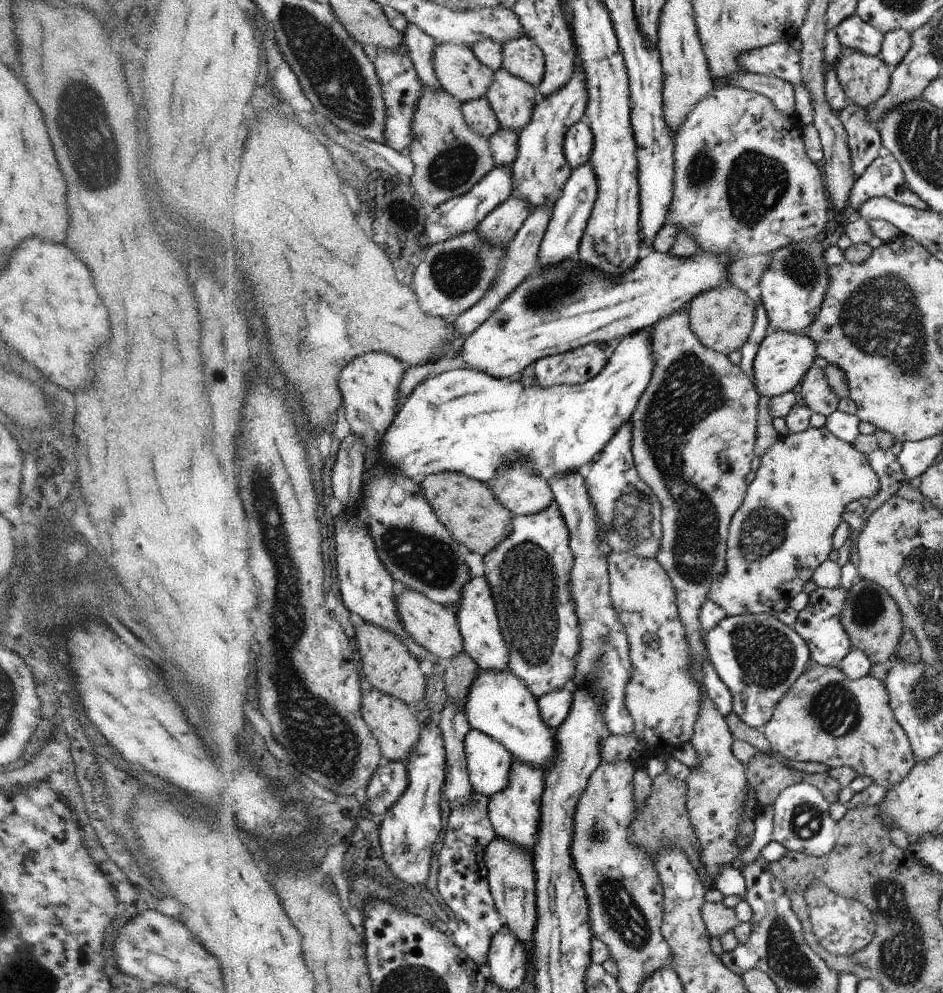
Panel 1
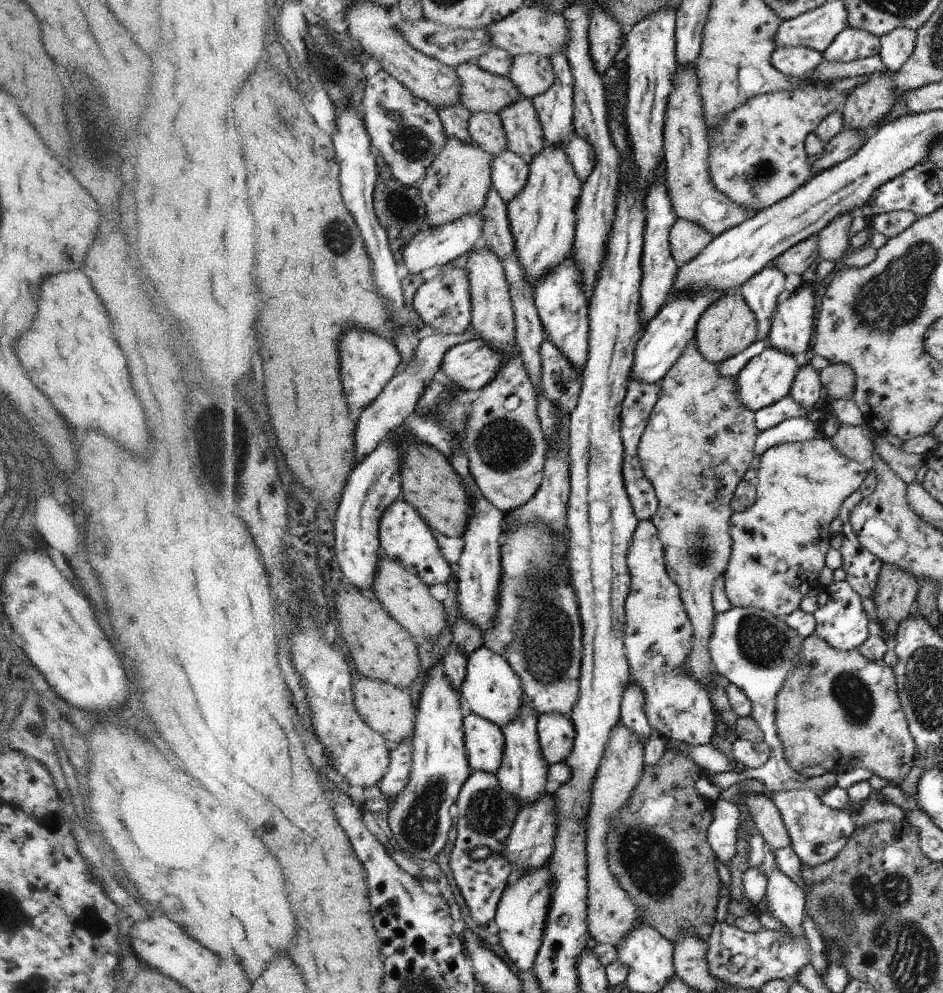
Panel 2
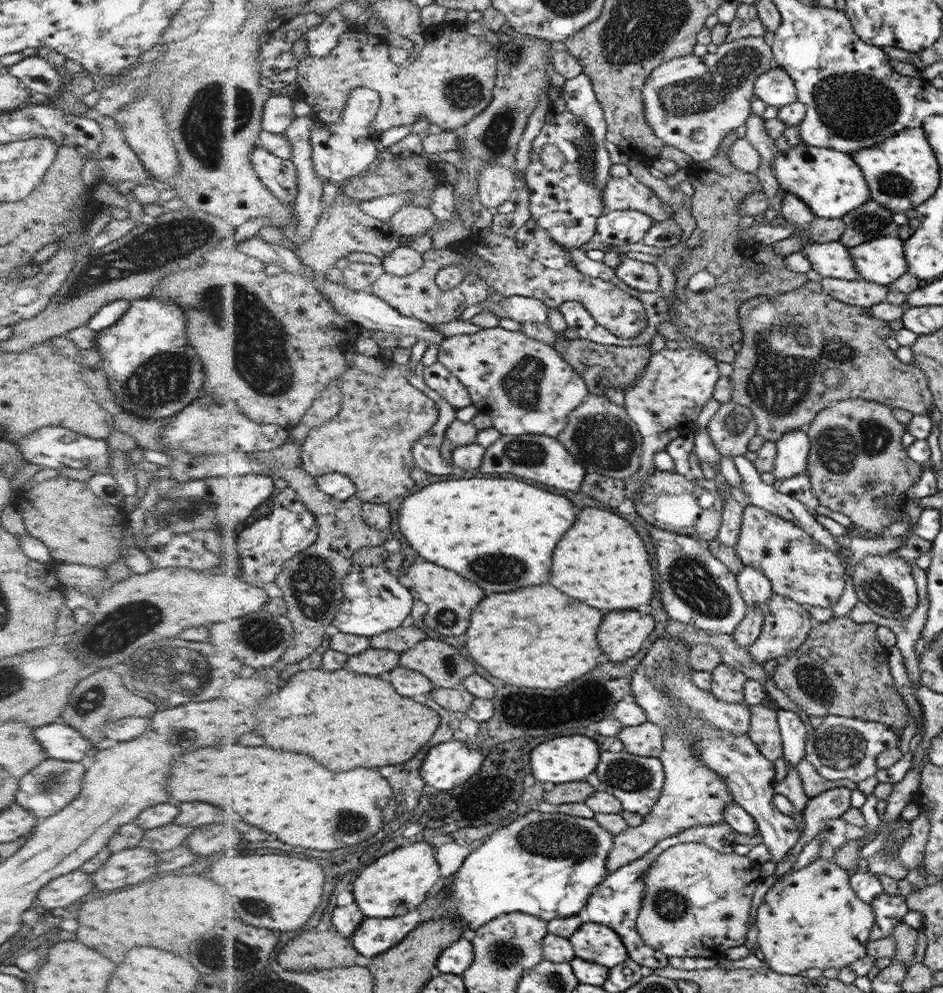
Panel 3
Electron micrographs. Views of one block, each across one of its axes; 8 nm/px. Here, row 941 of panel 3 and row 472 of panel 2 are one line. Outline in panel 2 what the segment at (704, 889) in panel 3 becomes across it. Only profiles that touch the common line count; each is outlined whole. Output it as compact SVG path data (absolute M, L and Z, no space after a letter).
M695 343L684 348L684 354L676 360L676 364L660 380L660 400L652 410L651 420L643 438L640 439L639 459L642 461L644 473L655 485L656 496L659 497L658 514L651 519L659 531L660 542L664 547L664 560L671 579L679 585L683 603L691 618L695 639L692 640L692 652L688 660L682 664L684 672L692 678L700 680L704 688L711 691L710 686L716 680L708 644L715 626L716 612L712 600L712 588L716 578L725 572L730 560L732 539L730 538L730 518L732 518L732 496L742 476L746 474L752 454L754 442L758 436L755 423L755 412L748 410L738 396L735 378L726 378L718 374L718 365L708 362Z

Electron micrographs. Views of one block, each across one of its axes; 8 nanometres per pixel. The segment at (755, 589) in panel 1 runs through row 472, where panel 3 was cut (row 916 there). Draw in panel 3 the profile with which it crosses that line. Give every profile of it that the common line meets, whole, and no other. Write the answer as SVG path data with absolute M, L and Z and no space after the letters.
M817 859L802 870L791 870L768 889L764 901L757 909L757 944L768 968L785 975L799 975L808 968L837 968L852 964L867 954L870 933L876 925L875 911L871 903L858 898L850 886L850 874L828 860Z

